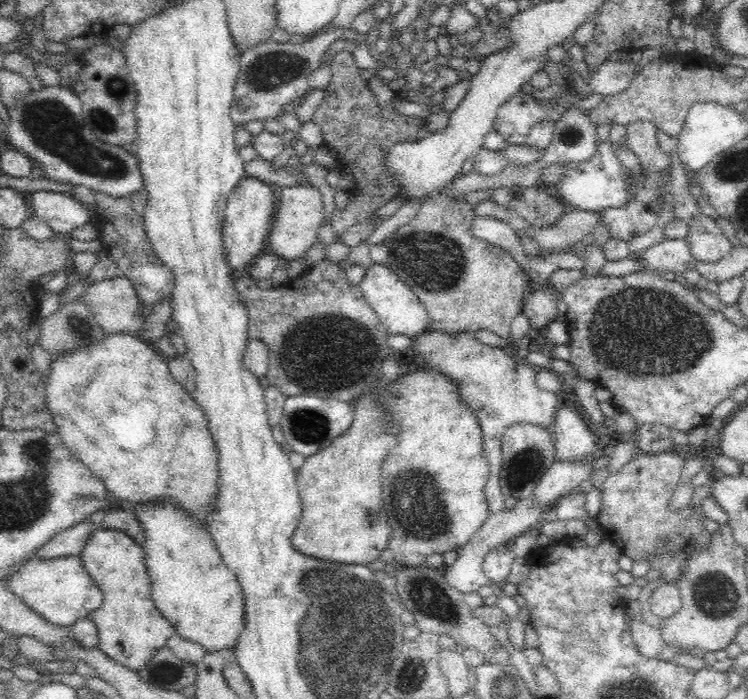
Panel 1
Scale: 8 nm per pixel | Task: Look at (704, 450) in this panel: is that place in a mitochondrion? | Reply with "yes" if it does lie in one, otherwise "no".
no

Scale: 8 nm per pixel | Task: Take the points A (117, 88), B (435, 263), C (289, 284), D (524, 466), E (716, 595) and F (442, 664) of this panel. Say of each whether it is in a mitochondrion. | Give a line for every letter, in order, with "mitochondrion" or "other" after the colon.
A: mitochondrion
B: mitochondrion
C: other
D: mitochondrion
E: mitochondrion
F: other

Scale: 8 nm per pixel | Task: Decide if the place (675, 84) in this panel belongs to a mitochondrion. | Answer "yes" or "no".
no

